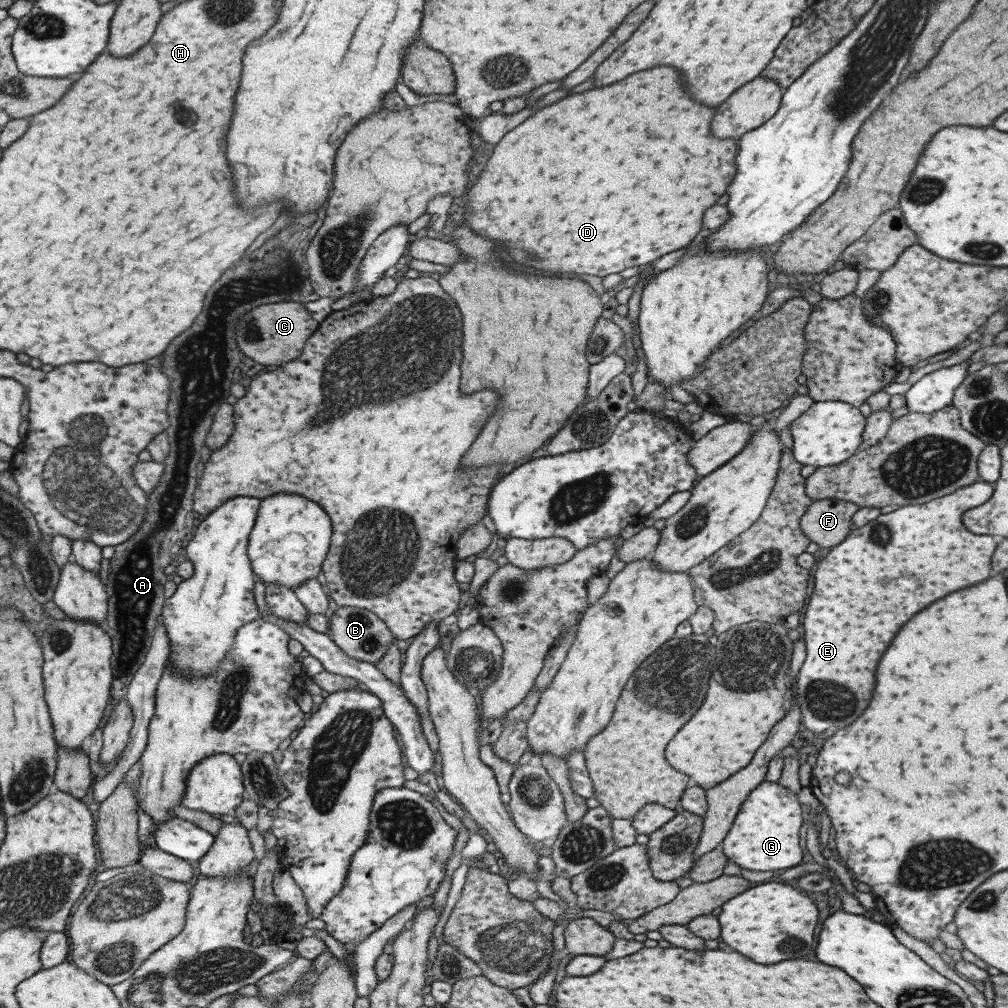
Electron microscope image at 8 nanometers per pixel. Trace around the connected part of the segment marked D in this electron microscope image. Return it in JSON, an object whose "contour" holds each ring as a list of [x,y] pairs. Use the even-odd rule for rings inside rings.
{"contour":[[[650,68],[644,72],[636,72],[628,76],[628,80],[620,80],[620,84],[612,84],[606,88],[594,88],[580,94],[566,96],[550,106],[540,108],[532,118],[516,126],[514,130],[506,133],[490,155],[486,168],[482,171],[476,186],[469,191],[468,212],[466,212],[467,225],[486,238],[500,240],[516,262],[526,262],[528,266],[536,266],[542,270],[552,272],[576,272],[576,274],[594,274],[594,276],[608,276],[618,274],[626,269],[636,269],[658,261],[661,256],[680,250],[688,246],[696,234],[702,230],[702,214],[716,204],[716,200],[726,194],[728,184],[736,176],[736,152],[739,151],[738,140],[720,140],[714,138],[710,132],[710,122],[714,116],[714,108],[696,104],[692,96],[688,96],[686,86],[680,80],[680,72],[676,68]],[[524,252],[532,252],[540,262],[530,262]]]}

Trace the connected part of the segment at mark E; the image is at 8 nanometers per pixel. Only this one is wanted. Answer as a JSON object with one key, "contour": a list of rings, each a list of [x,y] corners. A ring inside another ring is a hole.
{"contour":[[[976,482],[968,488],[958,488],[958,492],[944,498],[930,500],[928,504],[910,504],[890,514],[882,514],[864,528],[852,530],[842,544],[832,548],[826,558],[818,562],[814,572],[814,592],[802,620],[806,662],[802,664],[797,680],[802,727],[820,734],[854,722],[872,698],[876,666],[902,624],[934,600],[990,578],[990,562],[996,550],[996,540],[992,536],[976,536],[968,532],[962,526],[962,514],[984,504],[992,492],[992,484]],[[884,530],[888,534],[886,542],[880,540]]]}

